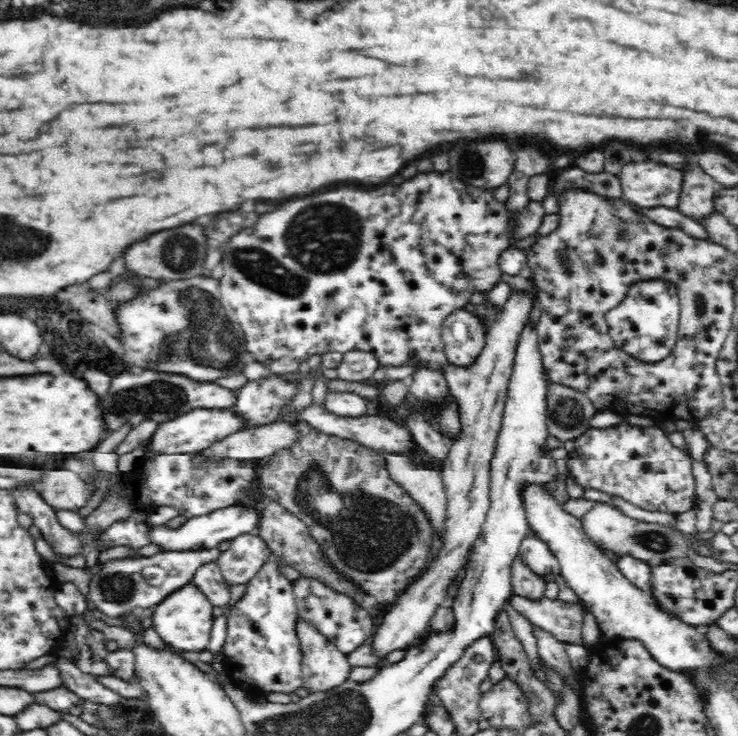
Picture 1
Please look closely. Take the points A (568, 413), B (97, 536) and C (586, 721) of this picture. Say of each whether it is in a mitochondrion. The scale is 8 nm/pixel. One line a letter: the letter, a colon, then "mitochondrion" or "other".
A: mitochondrion
B: other
C: other

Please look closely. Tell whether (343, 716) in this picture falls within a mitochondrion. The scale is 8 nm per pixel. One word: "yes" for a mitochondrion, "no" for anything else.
yes

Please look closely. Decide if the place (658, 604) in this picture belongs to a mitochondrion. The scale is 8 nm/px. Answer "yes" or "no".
no

